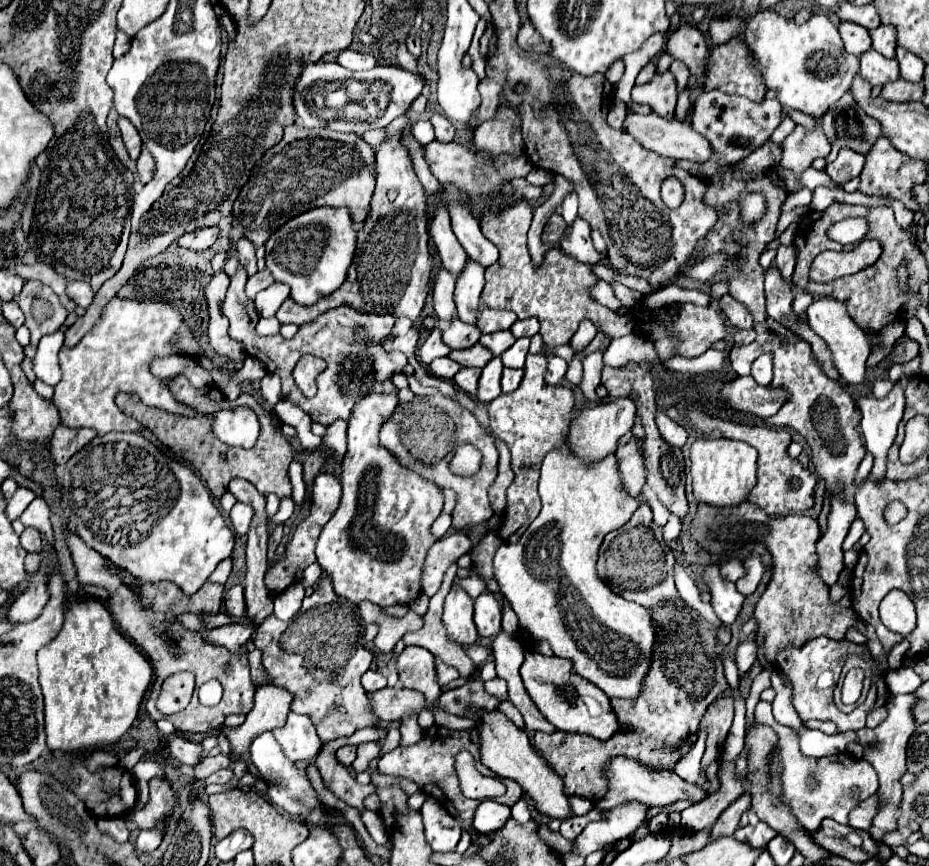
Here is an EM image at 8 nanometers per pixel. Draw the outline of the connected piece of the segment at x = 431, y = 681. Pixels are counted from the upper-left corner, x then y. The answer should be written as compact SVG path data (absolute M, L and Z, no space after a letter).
M406 647L398 657L400 683L408 689L422 691L430 705L434 705L440 695L440 685L436 677L436 659L424 647Z

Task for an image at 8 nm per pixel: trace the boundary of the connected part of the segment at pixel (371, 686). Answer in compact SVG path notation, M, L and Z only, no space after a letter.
M368 669L368 671L362 675L362 687L364 687L368 693L374 693L374 691L386 687L386 677L384 677L380 671Z

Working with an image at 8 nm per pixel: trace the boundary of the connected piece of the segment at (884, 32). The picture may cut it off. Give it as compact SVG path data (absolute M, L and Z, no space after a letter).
M880 25L874 31L870 31L872 37L872 47L882 53L884 57L894 57L896 51L896 35L894 35L894 27L890 25Z

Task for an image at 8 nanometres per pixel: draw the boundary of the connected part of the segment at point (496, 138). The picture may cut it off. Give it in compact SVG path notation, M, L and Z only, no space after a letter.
M506 101L502 103L494 119L482 123L474 131L474 147L478 151L484 151L492 159L504 153L512 157L524 153L524 141L520 137L520 121L516 113L510 107L506 107Z

